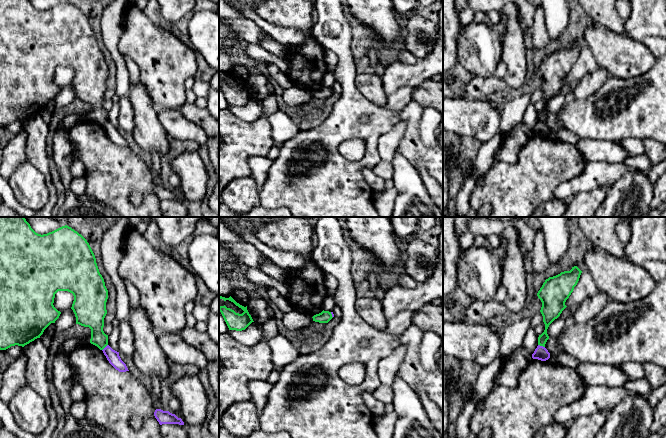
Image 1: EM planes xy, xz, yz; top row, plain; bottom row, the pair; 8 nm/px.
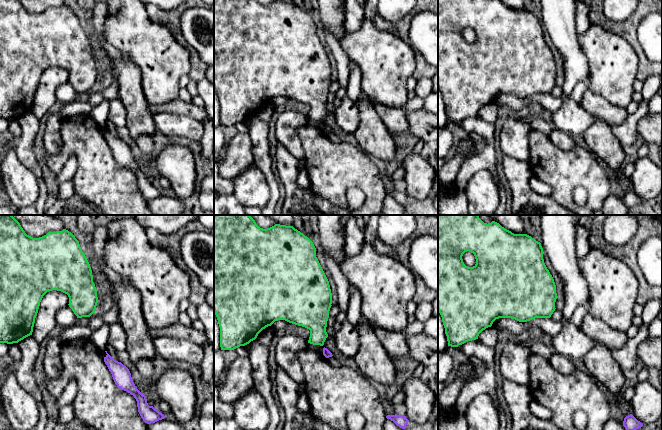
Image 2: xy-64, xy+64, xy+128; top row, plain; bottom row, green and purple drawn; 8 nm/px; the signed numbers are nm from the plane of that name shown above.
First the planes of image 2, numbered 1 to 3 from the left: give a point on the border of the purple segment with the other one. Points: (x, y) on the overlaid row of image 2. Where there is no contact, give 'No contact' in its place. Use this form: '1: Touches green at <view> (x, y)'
1: No contact
2: No contact
3: No contact

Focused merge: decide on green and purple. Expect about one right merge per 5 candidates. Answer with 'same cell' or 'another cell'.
another cell

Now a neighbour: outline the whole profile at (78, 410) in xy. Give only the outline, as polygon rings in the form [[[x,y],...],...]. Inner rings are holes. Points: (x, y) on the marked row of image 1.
[[[85,400],[74,403],[69,410],[71,416],[78,420],[85,420],[86,402]]]

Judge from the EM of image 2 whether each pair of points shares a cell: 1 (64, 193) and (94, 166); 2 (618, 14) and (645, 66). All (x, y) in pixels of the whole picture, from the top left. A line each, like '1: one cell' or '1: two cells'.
1: two cells
2: two cells

